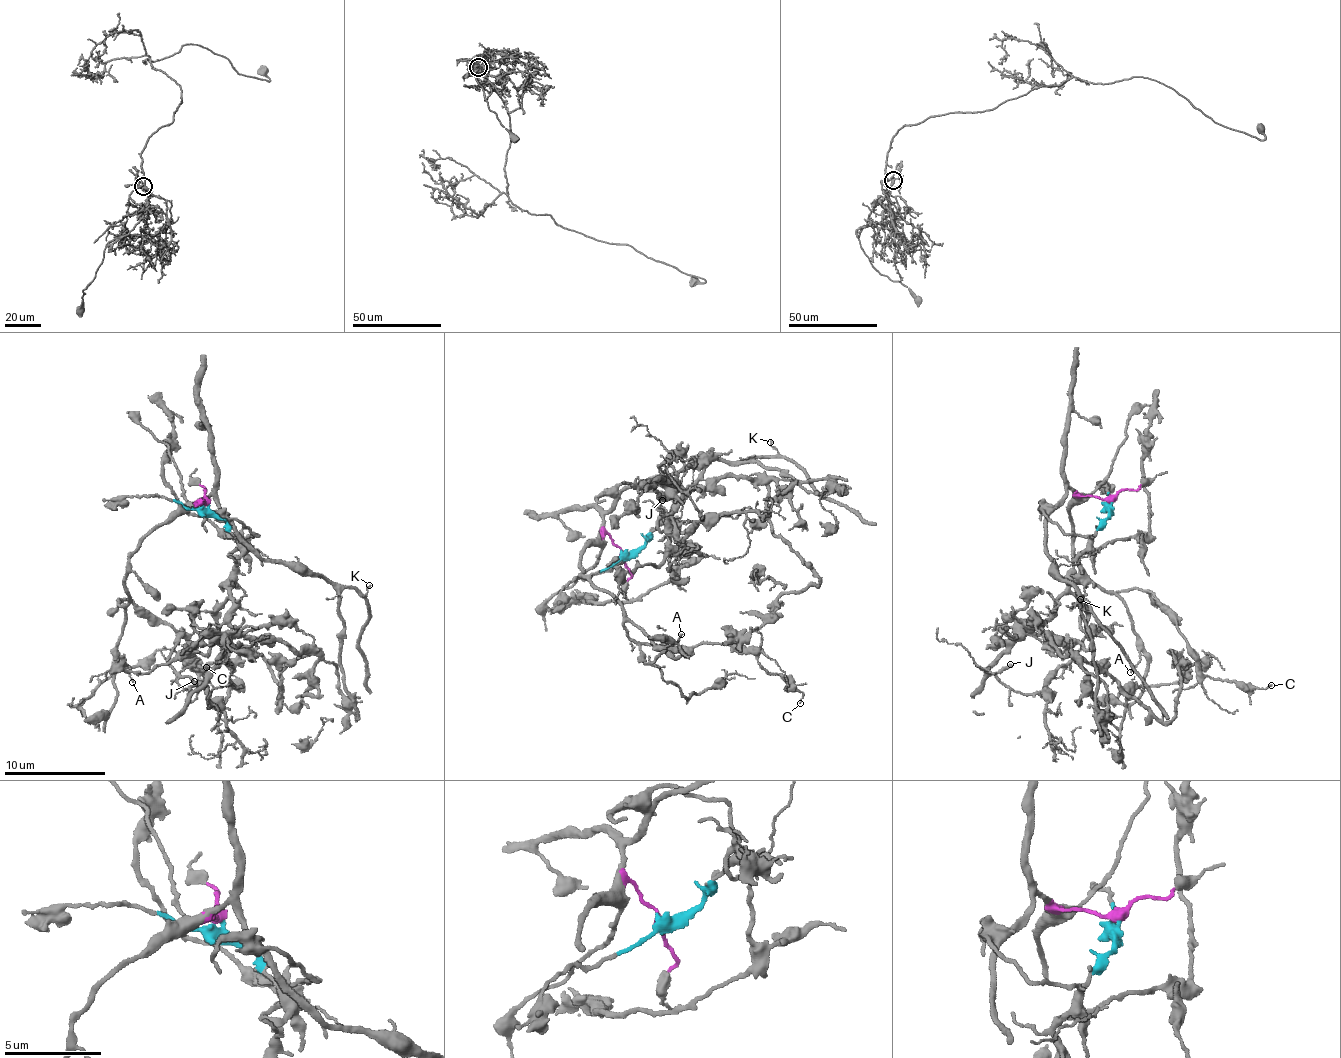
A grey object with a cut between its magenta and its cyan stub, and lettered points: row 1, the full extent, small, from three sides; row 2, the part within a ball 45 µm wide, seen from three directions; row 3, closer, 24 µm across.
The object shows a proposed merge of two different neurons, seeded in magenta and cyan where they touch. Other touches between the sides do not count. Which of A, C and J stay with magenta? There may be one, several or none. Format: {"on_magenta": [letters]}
{"on_magenta": ["A", "C"]}

